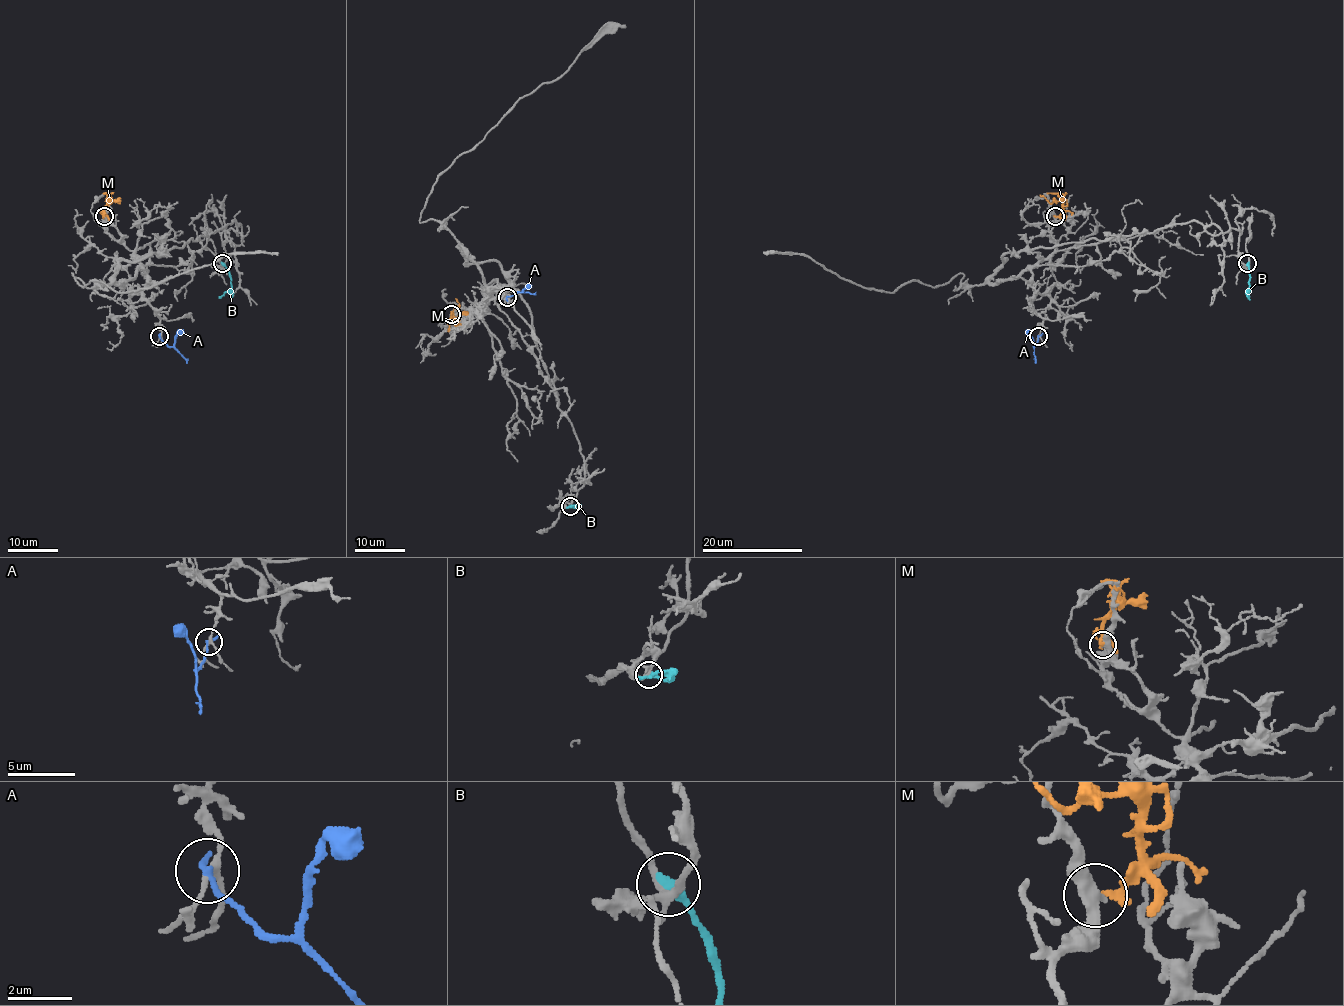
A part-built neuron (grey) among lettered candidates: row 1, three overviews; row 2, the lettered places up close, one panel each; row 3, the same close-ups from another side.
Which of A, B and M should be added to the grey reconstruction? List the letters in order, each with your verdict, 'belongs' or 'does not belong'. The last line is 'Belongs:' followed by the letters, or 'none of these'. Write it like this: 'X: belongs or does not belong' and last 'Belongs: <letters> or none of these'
A: does not belong
B: belongs
M: does not belong
Belongs: B

